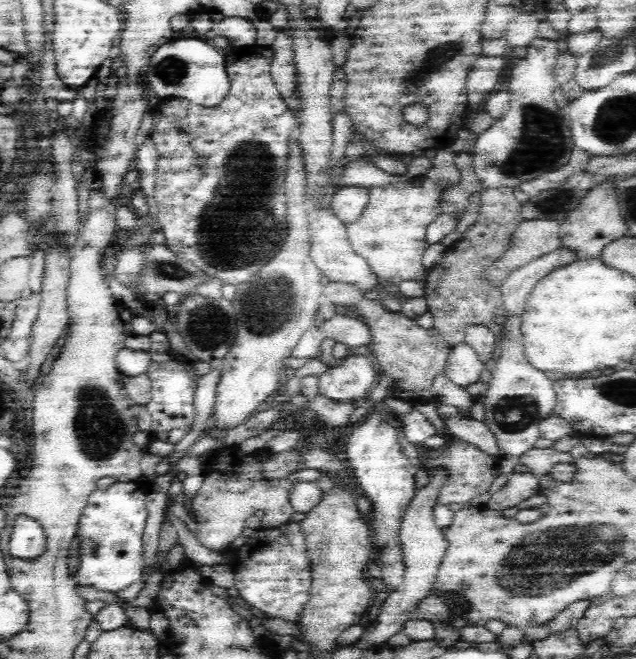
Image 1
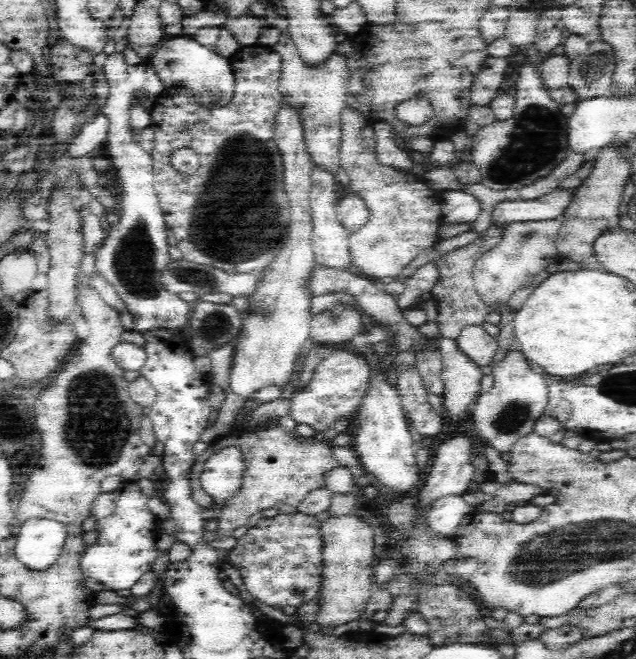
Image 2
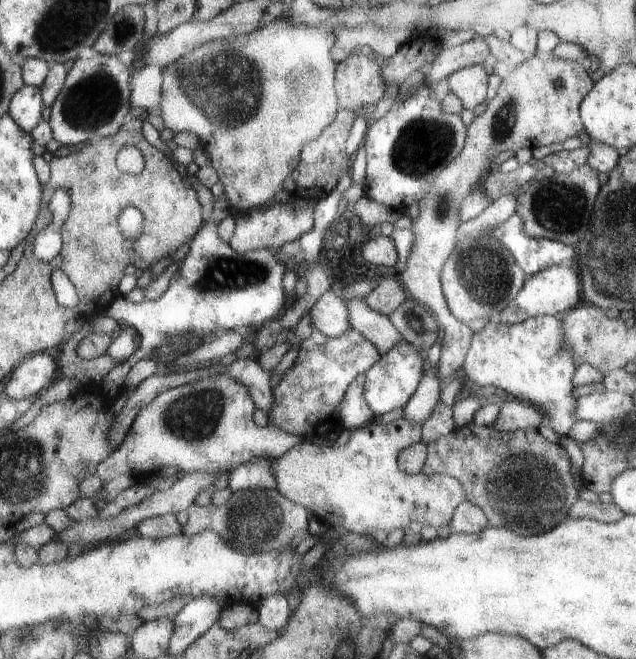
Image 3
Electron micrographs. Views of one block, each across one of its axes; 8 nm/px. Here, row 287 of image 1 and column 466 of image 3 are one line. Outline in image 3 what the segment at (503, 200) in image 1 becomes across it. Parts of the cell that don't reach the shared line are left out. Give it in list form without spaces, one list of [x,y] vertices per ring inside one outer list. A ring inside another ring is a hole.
[[[471,422],[429,446],[429,460],[423,474],[451,474],[459,478],[465,484],[469,502],[485,510],[491,526],[509,528],[523,536],[537,536],[569,520],[569,512],[579,500],[571,466],[569,452],[547,440],[539,428],[501,432],[495,426],[477,426]]]

